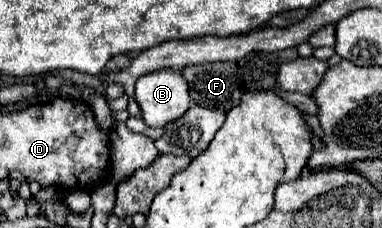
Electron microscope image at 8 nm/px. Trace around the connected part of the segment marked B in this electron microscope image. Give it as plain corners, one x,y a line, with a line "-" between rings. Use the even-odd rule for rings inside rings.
158,70
136,82
136,102
150,128
164,128
190,108
188,84
176,70

